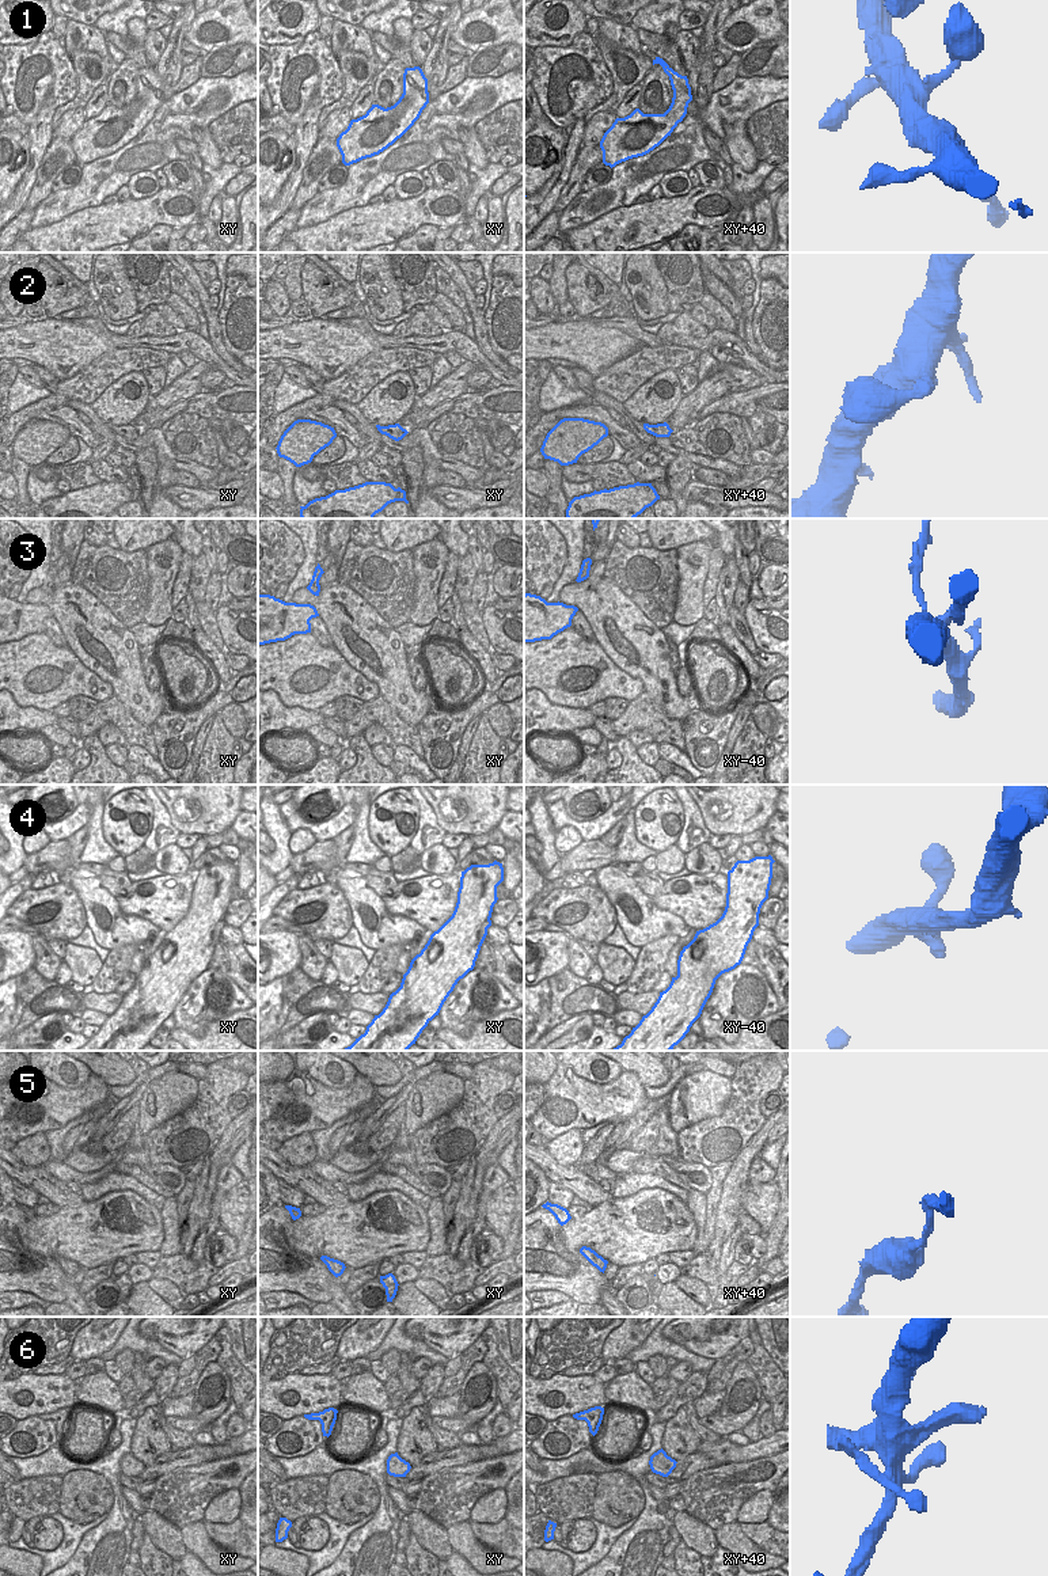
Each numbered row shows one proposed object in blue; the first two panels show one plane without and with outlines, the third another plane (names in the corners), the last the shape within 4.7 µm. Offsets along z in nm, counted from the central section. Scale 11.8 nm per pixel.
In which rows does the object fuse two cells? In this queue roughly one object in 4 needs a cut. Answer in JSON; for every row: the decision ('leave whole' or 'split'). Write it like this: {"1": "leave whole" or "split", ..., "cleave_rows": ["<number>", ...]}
{"1": "leave whole", "2": "leave whole", "3": "leave whole", "4": "leave whole", "5": "leave whole", "6": "leave whole", "cleave_rows": []}

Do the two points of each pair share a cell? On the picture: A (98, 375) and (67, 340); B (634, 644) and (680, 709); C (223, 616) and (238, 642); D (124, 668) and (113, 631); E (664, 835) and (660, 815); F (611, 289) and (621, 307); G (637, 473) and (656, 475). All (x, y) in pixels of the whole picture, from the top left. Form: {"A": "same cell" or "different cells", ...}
{"A": "different cells", "B": "same cell", "C": "same cell", "D": "same cell", "E": "same cell", "F": "same cell", "G": "same cell"}

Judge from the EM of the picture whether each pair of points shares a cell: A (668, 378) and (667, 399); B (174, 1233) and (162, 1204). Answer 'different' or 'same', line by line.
A: same
B: same

